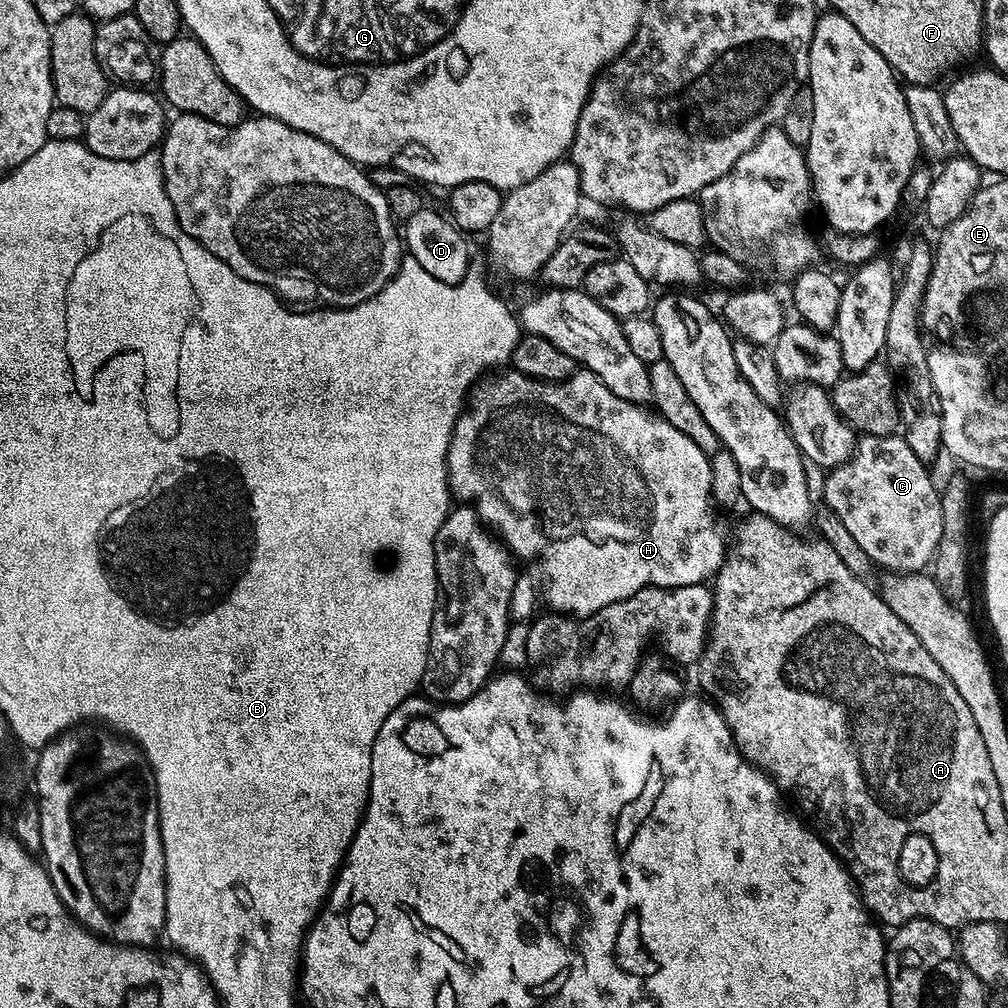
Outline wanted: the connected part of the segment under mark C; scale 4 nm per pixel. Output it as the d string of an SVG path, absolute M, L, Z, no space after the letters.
M861 435L854 445L854 451L845 464L839 464L827 473L824 480L823 503L836 512L854 541L869 555L873 565L880 564L892 574L919 572L933 563L939 539L942 537L942 506L938 484L932 481L925 461L910 450L903 435L865 436Z

